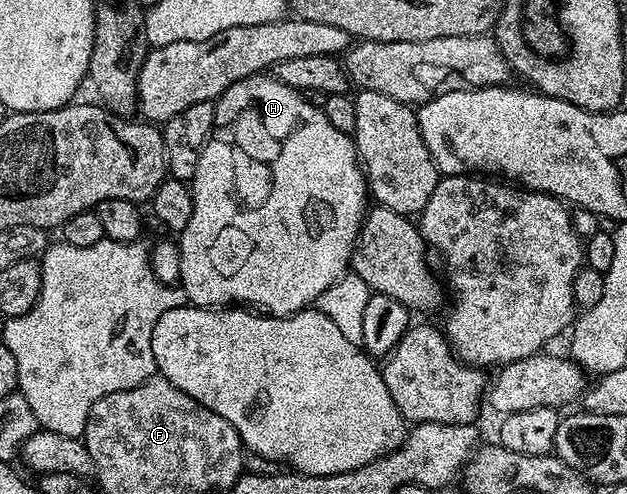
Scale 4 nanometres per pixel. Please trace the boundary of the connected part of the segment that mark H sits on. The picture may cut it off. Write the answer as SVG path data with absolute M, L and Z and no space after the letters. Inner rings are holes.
M260 73L257 75L251 75L248 79L242 79L237 81L233 85L229 85L229 89L225 89L225 93L220 95L215 103L215 125L209 136L204 142L202 151L199 152L199 160L197 161L197 169L195 170L194 177L189 181L191 188L191 200L193 201L193 213L189 217L189 225L185 225L183 231L178 232L177 246L179 248L179 269L177 272L178 286L183 289L187 294L187 302L193 307L209 307L212 309L222 309L232 305L246 305L251 309L258 309L262 314L268 317L274 317L276 319L284 319L287 315L295 315L299 311L306 311L314 304L317 297L321 297L321 293L325 293L325 289L329 289L329 285L333 285L333 281L337 281L341 276L348 274L351 266L351 254L355 248L355 242L359 236L359 230L363 224L363 216L367 214L369 210L369 192L367 189L367 176L359 162L359 152L355 149L355 140L351 135L341 133L341 129L336 129L329 122L329 117L325 117L323 108L315 106L306 94L302 91L295 91L289 85L285 85L278 77L271 73ZM243 154L243 167L247 172L244 173L243 179L247 183L259 183L263 182L260 187L231 187L231 158L234 155Z

